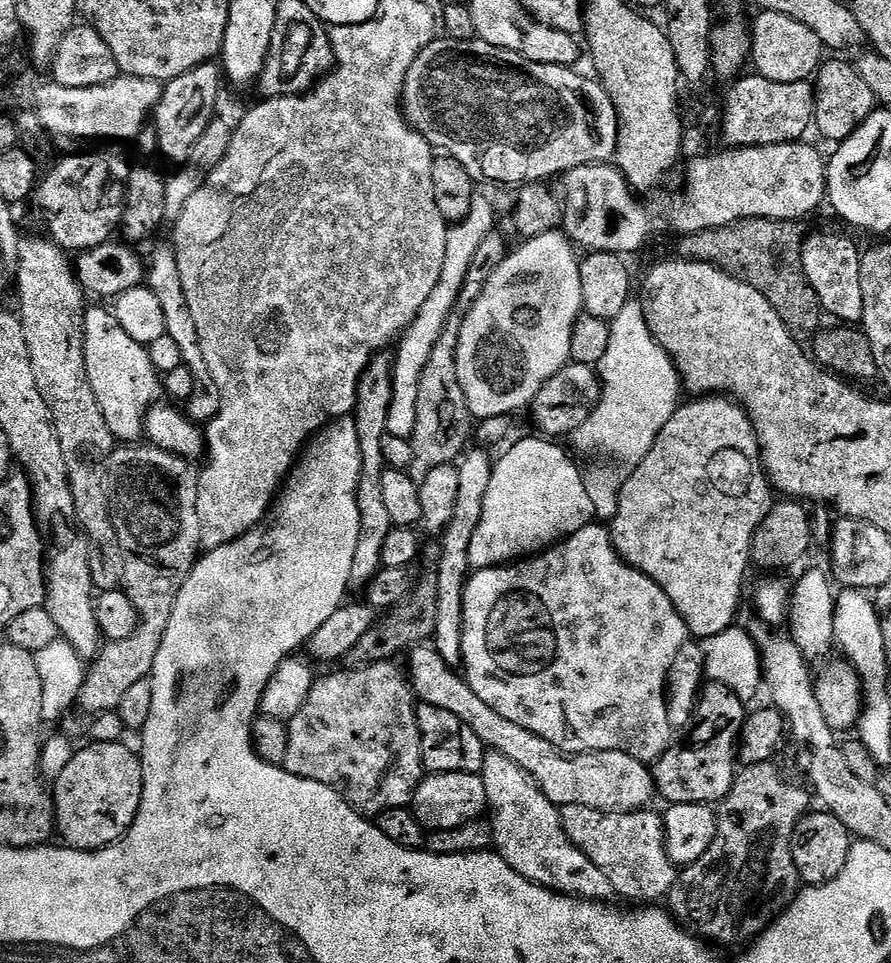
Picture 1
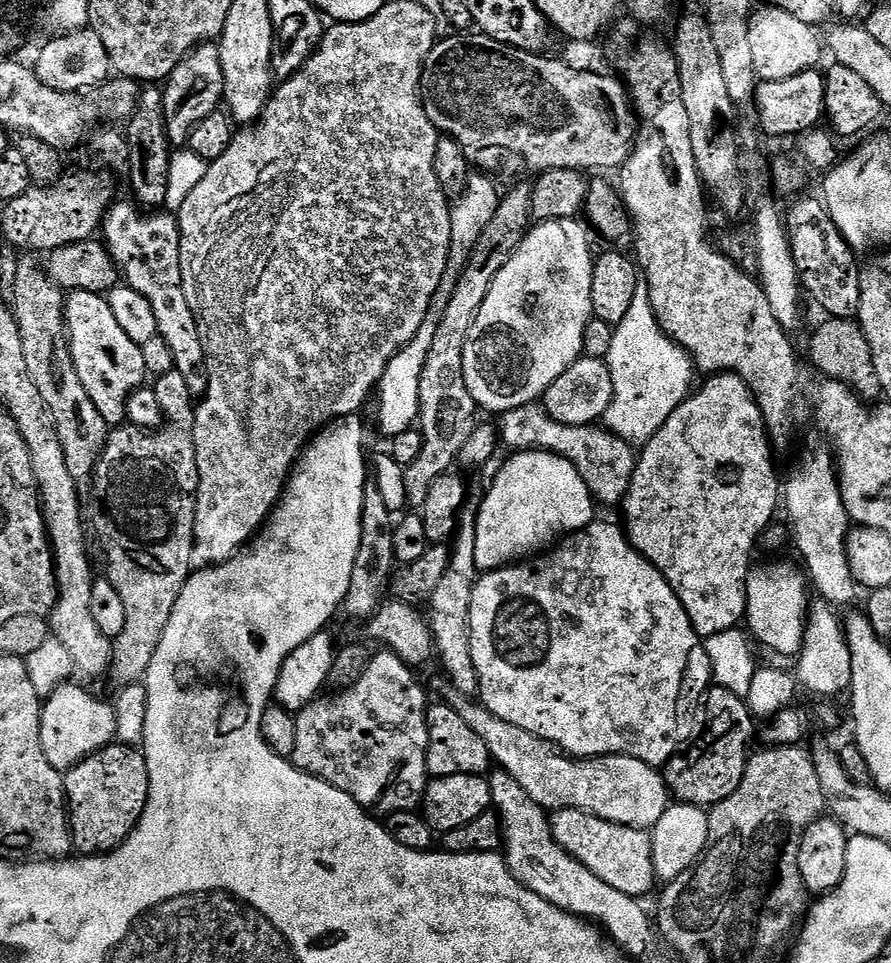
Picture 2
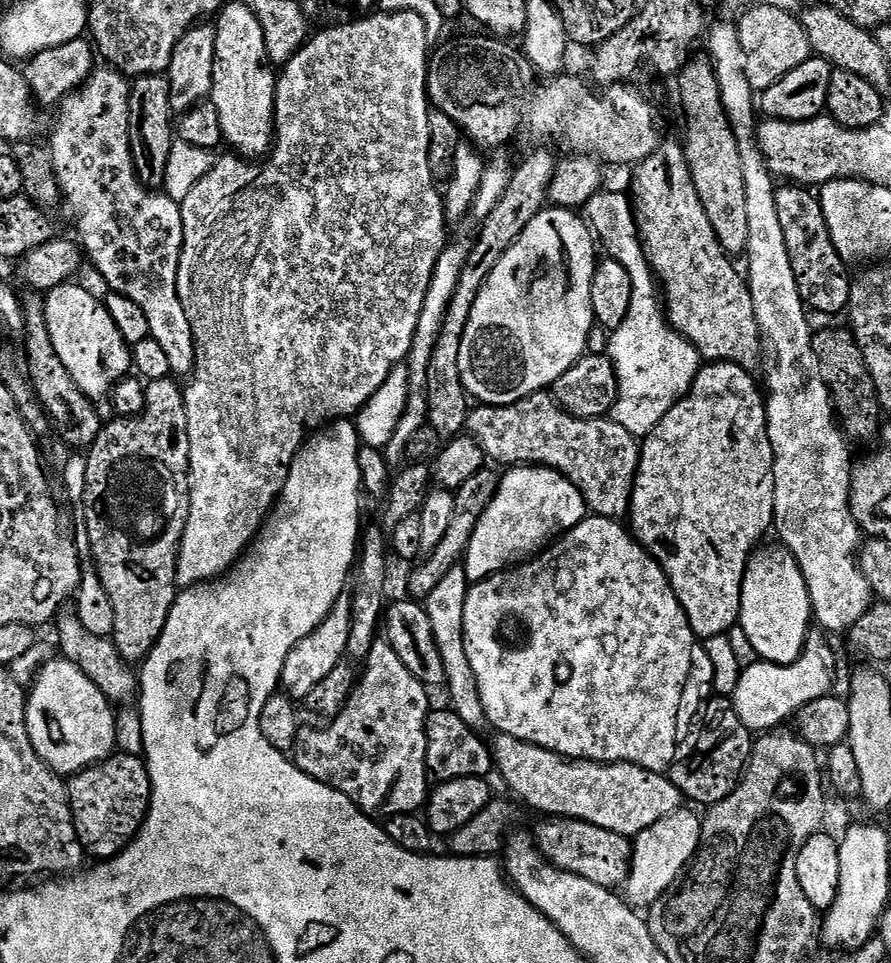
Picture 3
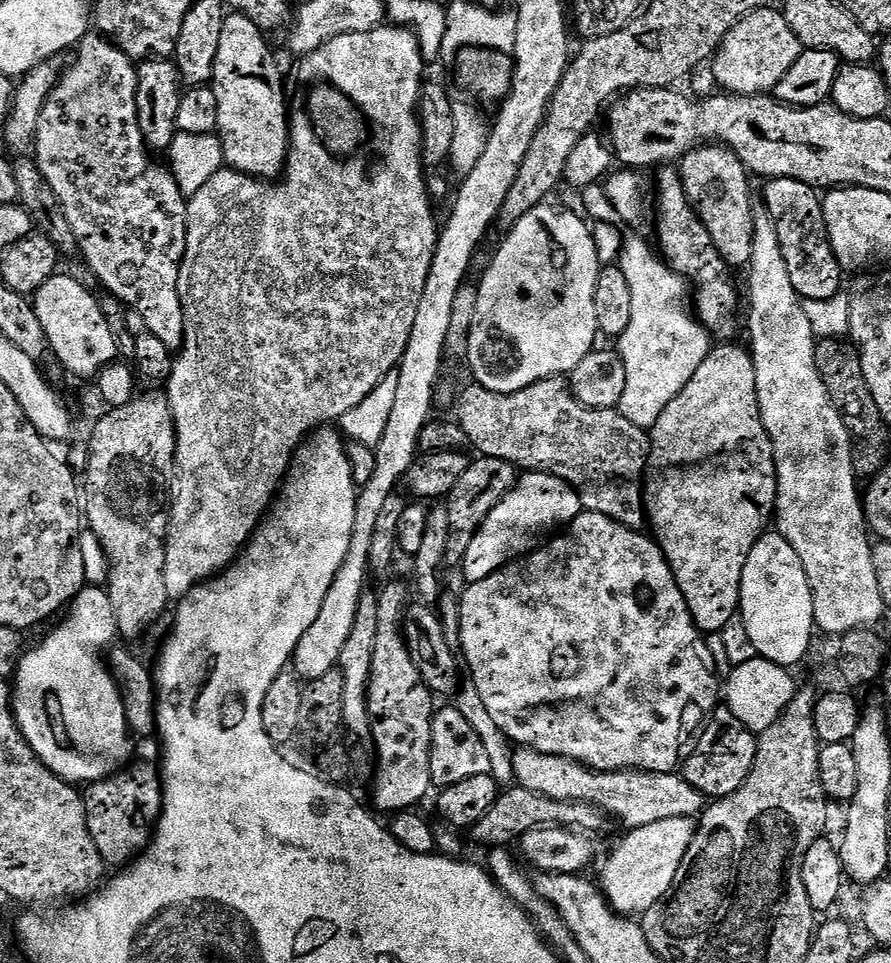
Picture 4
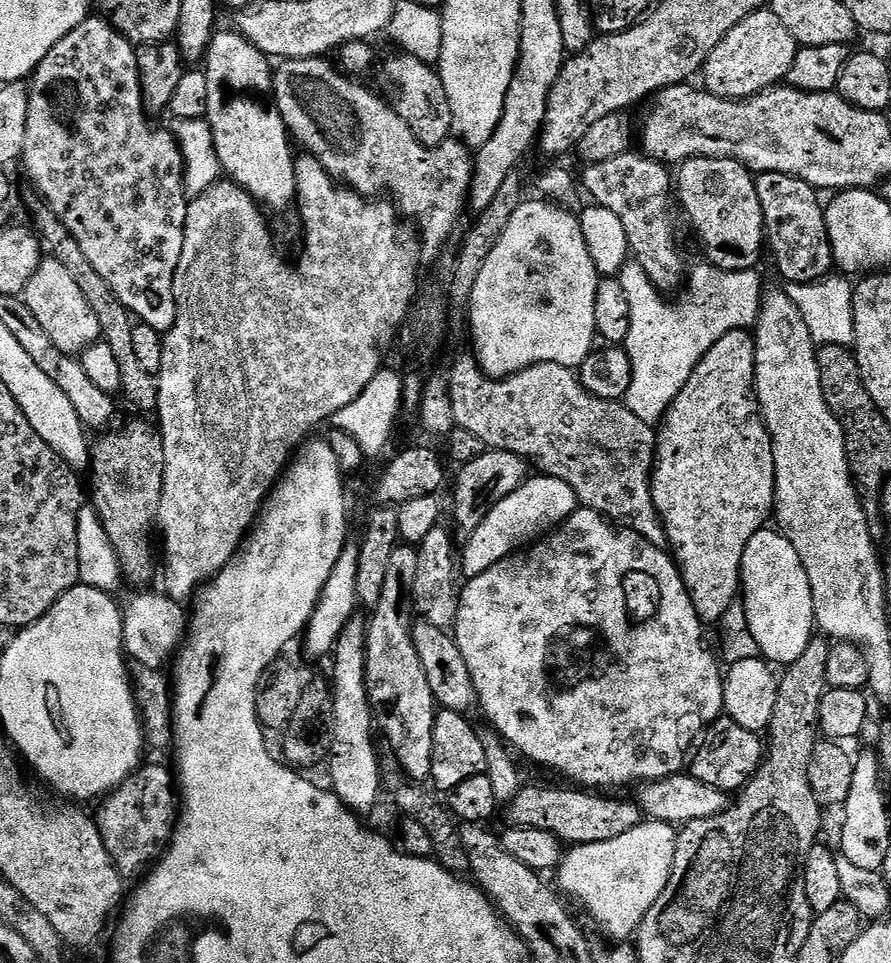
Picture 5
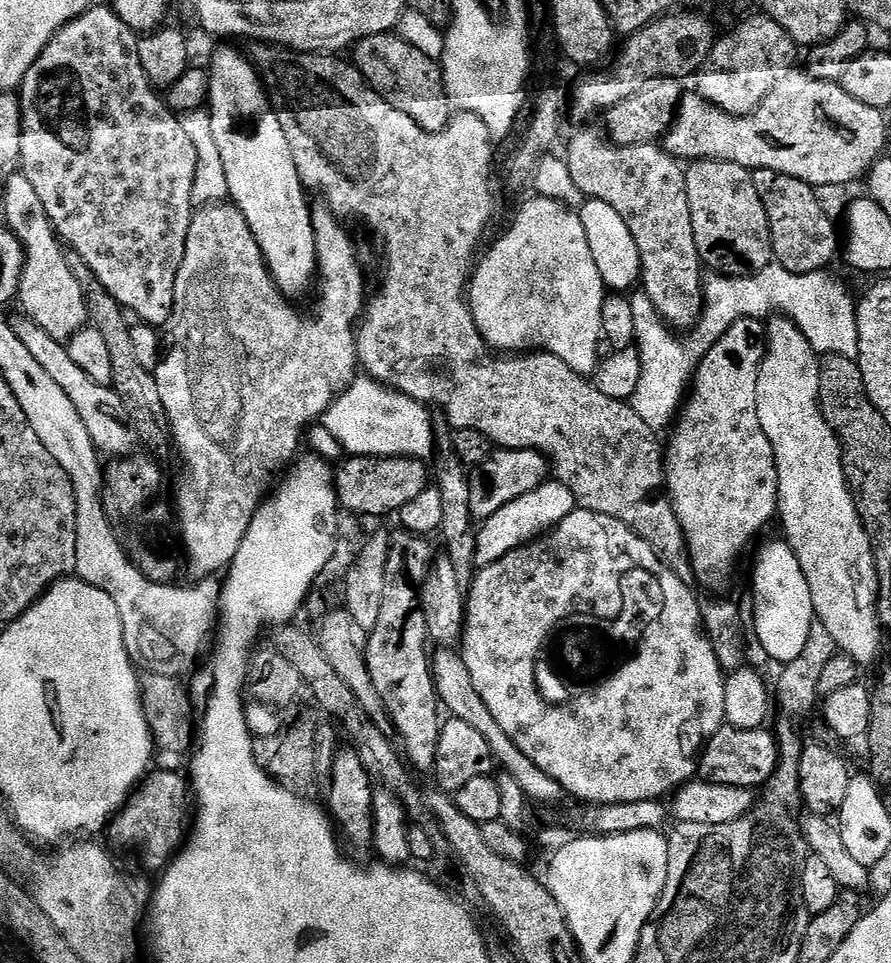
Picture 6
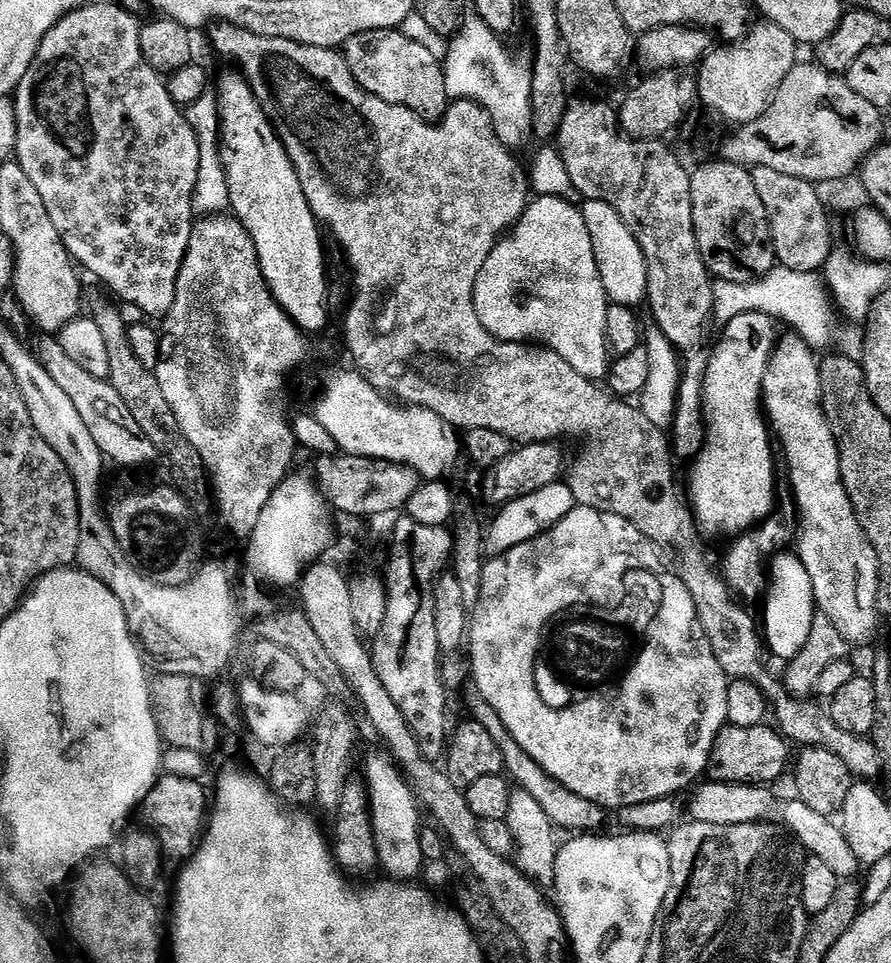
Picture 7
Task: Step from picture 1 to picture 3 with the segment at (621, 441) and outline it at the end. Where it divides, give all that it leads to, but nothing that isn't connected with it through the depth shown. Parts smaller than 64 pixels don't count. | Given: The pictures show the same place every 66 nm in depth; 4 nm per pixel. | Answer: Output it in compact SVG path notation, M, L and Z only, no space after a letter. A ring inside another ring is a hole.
M601 190L595 192L585 202L582 212L593 233L598 237L603 251L605 248L608 251L605 253L609 257L615 258L618 262L622 262L622 266L626 266L626 274L630 274L630 286L634 286L634 298L630 298L630 314L626 314L626 322L622 322L622 326L618 326L611 333L606 355L612 360L614 370L617 372L617 398L610 411L611 419L626 426L630 434L643 438L651 434L654 426L662 422L662 418L666 418L666 414L680 400L680 397L687 396L692 391L694 378L702 367L702 357L695 345L668 323L666 309L658 295L656 275L648 264L640 241L636 213L632 211L631 199L625 193L623 196L620 192Z

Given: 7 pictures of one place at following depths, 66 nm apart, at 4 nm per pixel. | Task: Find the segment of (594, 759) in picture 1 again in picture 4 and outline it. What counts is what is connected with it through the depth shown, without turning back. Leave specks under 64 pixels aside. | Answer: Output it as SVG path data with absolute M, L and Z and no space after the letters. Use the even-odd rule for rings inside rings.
M517 747L512 753L512 765L514 766L514 774L516 775L515 783L525 788L526 790L533 791L534 794L544 795L548 799L554 799L563 802L570 802L580 804L593 804L596 808L601 808L604 812L609 812L616 820L621 820L625 824L625 829L631 830L633 828L641 828L642 826L650 826L650 822L662 822L666 818L696 818L703 813L706 807L706 798L698 790L694 790L694 786L690 786L690 782L684 780L683 775L673 774L671 772L637 772L629 770L627 772L595 772L592 768L587 768L578 760L571 760L570 758L562 758L561 756L551 756L550 754L542 754L533 748Z

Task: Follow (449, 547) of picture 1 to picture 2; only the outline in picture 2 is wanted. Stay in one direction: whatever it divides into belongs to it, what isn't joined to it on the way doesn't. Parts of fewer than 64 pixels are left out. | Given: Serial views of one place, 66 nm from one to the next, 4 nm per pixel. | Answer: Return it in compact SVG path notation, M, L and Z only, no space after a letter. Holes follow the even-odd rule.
M465 503L459 511L458 527L455 529L454 541L450 548L448 569L442 574L442 582L434 589L432 597L426 601L426 619L432 628L432 643L435 655L440 656L440 664L446 675L452 679L451 687L462 696L475 697L480 690L478 670L474 670L474 662L468 646L468 614L470 612L470 598L472 587L478 579L478 569L474 562L474 538L476 537L476 514L478 508L475 503Z

